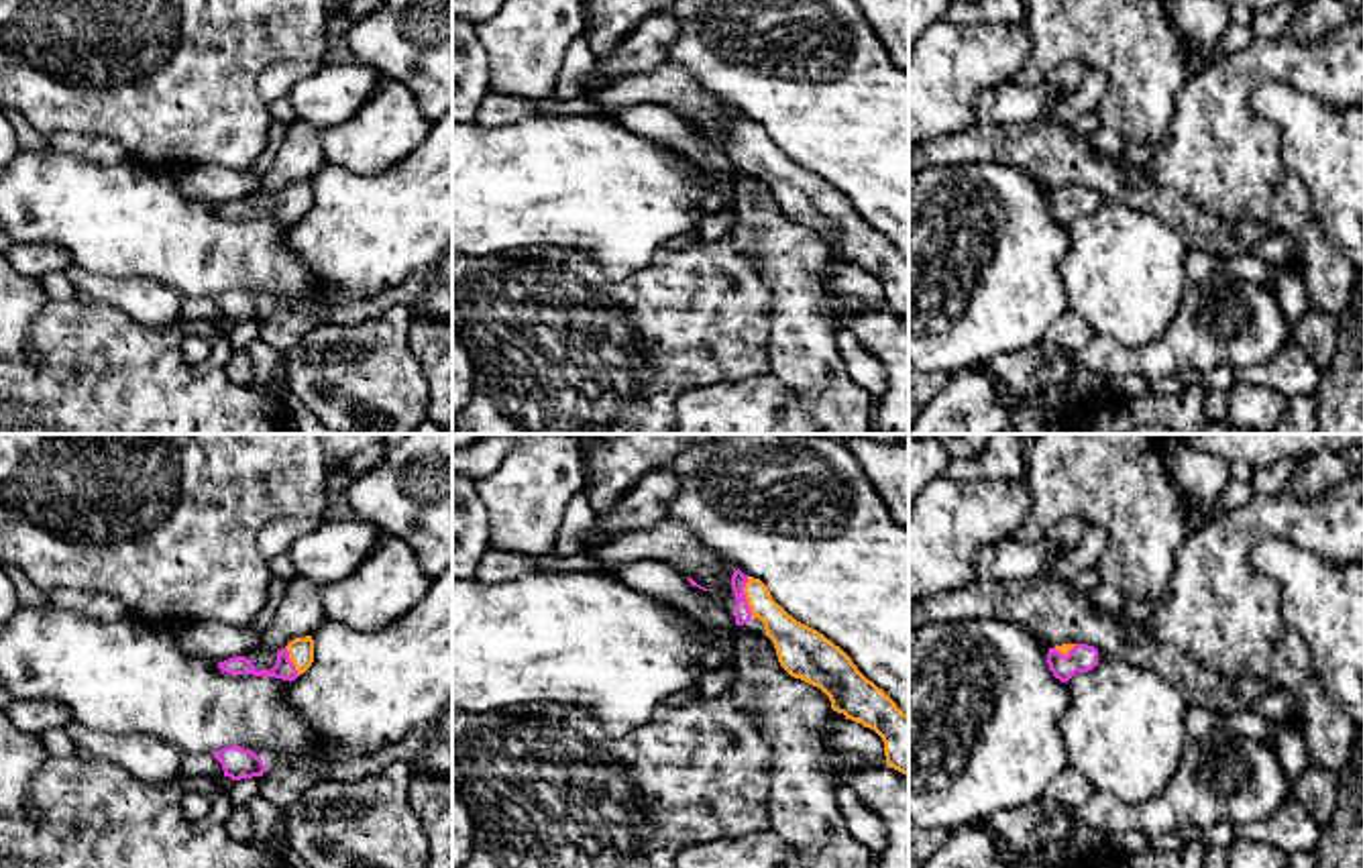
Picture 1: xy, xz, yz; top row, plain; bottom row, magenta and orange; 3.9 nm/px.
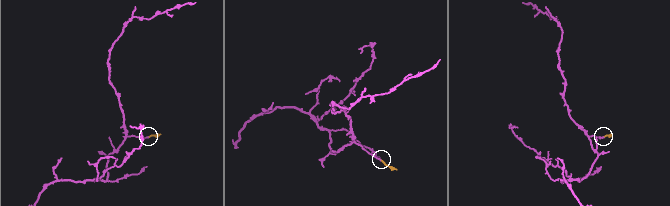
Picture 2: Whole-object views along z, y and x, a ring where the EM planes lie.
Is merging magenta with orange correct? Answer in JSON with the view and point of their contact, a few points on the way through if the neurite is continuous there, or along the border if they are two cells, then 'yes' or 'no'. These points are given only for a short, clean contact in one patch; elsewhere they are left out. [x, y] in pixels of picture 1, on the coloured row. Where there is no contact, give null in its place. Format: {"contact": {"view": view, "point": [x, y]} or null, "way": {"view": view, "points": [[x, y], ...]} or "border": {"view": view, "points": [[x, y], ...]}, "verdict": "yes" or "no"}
{"contact": {"view": "xz", "point": [744, 598]}, "way": {"view": "xz", "points": [[738, 579], [744, 587], [744, 598], [791, 638]]}, "verdict": "yes"}

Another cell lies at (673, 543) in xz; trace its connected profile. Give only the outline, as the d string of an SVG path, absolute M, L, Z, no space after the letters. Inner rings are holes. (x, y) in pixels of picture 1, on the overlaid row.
M664 520L650 530L615 536L611 542L589 550L589 554L607 564L662 560L707 591L731 591L731 575L738 571L721 554L707 548L687 526L672 520Z

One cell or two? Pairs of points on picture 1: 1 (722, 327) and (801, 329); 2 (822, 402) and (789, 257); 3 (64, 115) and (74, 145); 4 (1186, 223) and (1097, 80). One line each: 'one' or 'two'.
1: two
2: one
3: two
4: two

